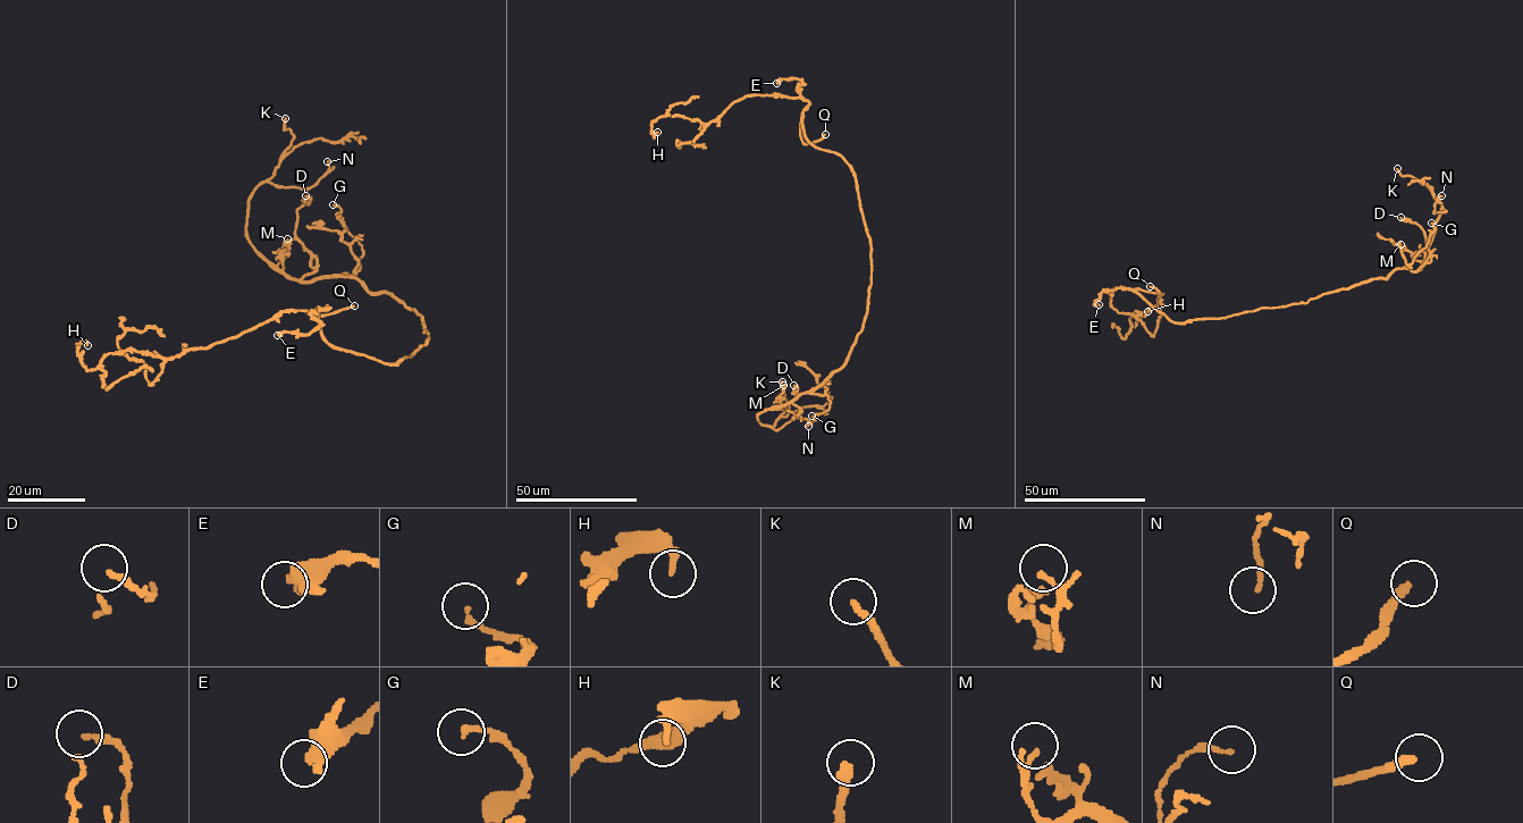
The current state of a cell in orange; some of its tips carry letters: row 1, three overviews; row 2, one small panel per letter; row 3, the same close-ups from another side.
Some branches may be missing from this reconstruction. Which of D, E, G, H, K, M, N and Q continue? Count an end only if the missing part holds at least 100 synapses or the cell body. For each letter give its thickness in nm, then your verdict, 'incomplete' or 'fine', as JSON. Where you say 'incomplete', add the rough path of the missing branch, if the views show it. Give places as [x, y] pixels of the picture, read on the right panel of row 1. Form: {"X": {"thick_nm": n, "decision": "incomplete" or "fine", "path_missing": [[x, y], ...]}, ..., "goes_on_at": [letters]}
{"D": {"thick_nm": 150, "decision": "fine"}, "E": {"thick_nm": 460, "decision": "fine"}, "G": {"thick_nm": 160, "decision": "fine"}, "H": {"thick_nm": 280, "decision": "fine"}, "K": {"thick_nm": 280, "decision": "incomplete"}, "M": {"thick_nm": 110, "decision": "fine"}, "N": {"thick_nm": 120, "decision": "fine"}, "Q": {"thick_nm": 240, "decision": "incomplete", "path_missing": [[1150, 286], [1127, 270], [1122, 259], [1152, 211], [1206, 156], [1212, 131], [1220, 117]]}, "goes_on_at": ["K", "Q"]}

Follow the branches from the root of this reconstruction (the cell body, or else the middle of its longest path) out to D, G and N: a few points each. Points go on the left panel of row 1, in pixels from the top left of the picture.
D: (422, 345), (422, 317), (392, 294), (351, 277), (301, 279), (317, 265), (295, 235), (305, 195)
G: (422, 345), (428, 333), (415, 310), (354, 277), (331, 277), (353, 275), (363, 254), (333, 204)
N: (422, 345), (422, 317), (392, 294), (351, 277), (293, 279), (249, 240), (259, 185), (309, 189), (327, 161)

